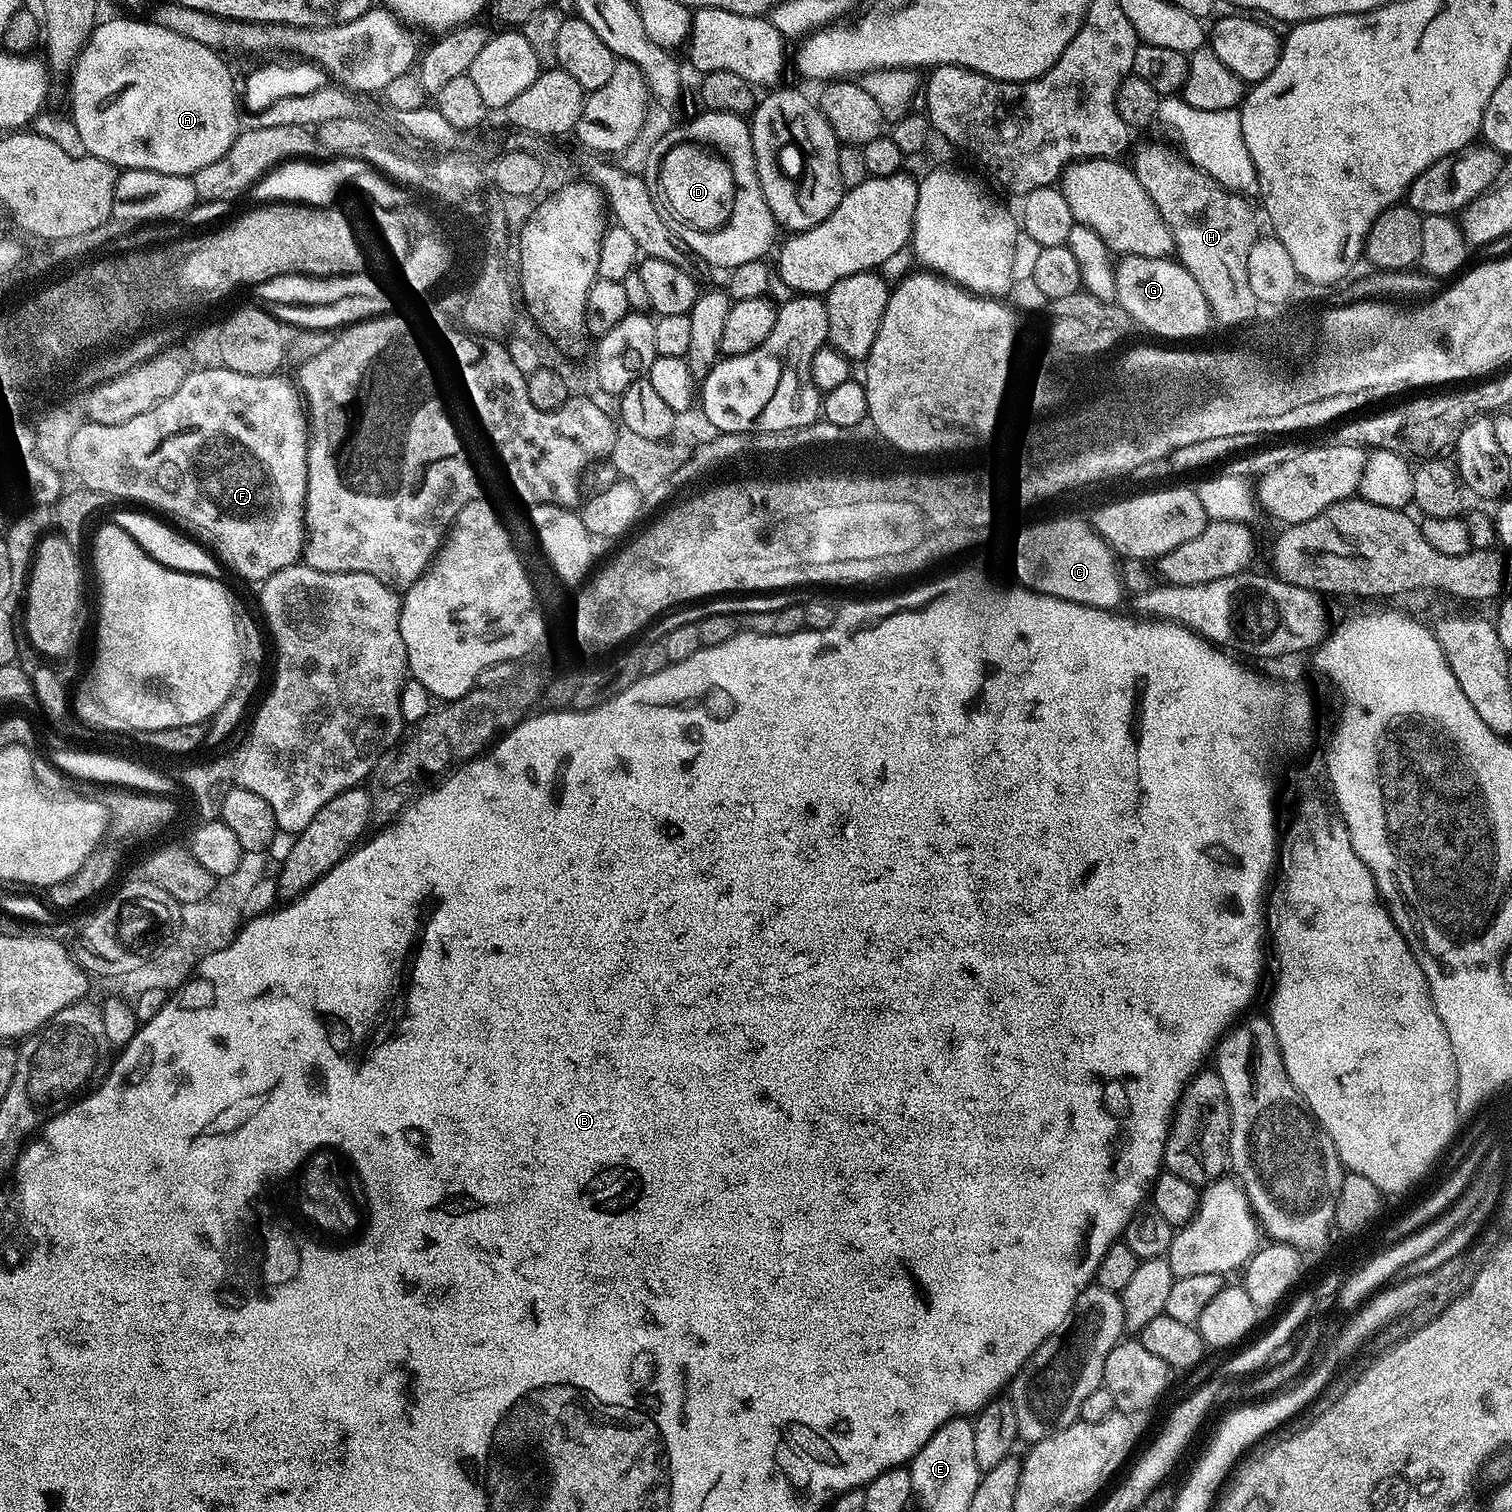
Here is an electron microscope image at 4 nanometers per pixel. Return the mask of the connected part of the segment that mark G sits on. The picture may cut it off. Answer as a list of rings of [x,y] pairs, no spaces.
[[[1123,257],[1116,264],[1116,300],[1146,331],[1165,336],[1168,342],[1190,342],[1186,340],[1202,335],[1214,324],[1214,313],[1202,286],[1172,258]]]

